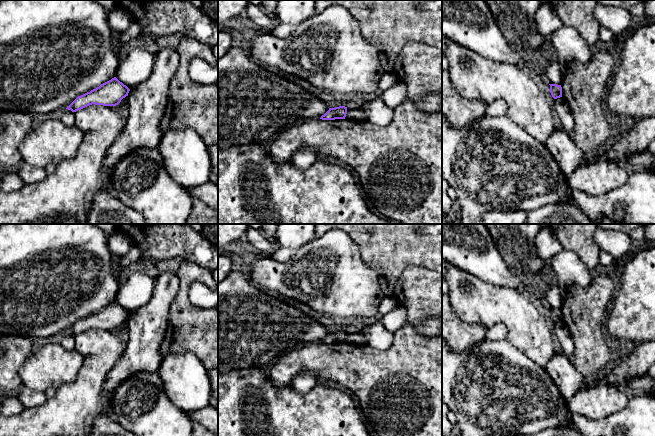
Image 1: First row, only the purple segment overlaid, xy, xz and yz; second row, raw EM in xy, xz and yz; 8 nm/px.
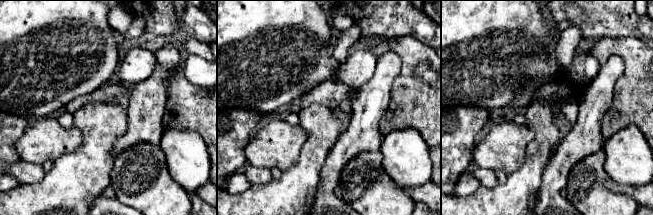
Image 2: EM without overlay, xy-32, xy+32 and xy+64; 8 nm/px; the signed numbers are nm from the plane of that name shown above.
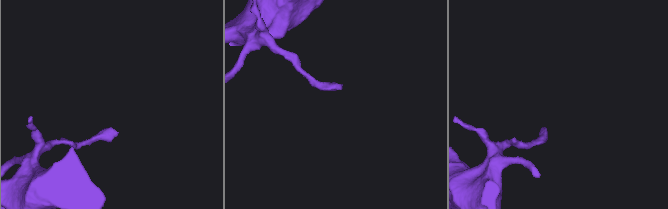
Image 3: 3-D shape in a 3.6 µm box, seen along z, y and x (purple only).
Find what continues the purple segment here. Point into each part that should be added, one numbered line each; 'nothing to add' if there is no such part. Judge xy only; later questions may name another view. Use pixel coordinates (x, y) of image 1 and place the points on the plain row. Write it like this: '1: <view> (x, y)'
nothing to add

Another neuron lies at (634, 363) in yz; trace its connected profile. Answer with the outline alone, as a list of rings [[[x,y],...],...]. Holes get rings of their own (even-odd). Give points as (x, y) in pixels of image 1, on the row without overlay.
[[[644,341],[633,350],[623,353],[602,375],[588,379],[579,391],[602,386],[624,387],[629,378],[643,376],[655,364],[655,341]]]

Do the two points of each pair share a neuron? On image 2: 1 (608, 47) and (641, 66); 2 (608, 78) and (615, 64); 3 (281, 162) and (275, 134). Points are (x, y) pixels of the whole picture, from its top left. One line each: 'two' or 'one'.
1: one
2: one
3: one

